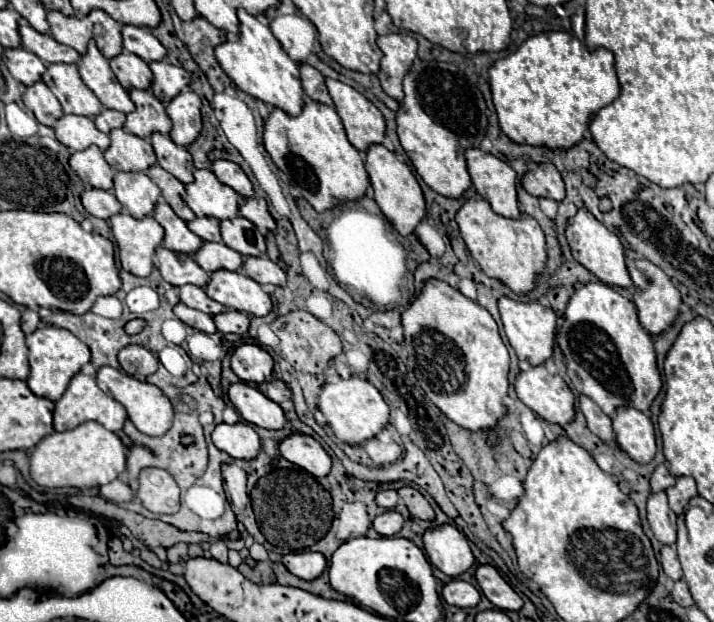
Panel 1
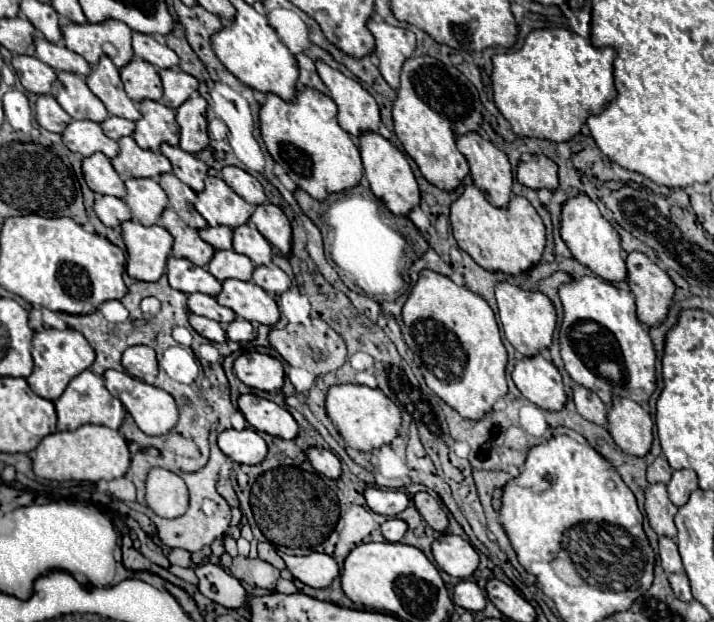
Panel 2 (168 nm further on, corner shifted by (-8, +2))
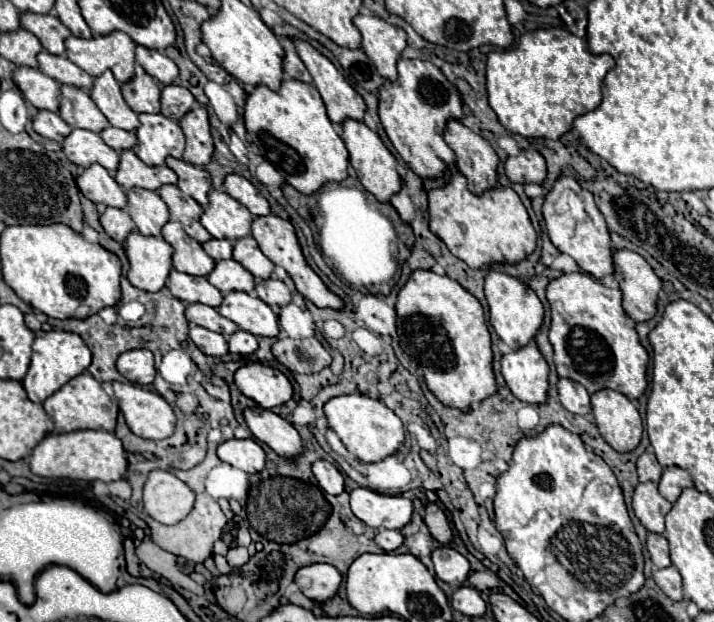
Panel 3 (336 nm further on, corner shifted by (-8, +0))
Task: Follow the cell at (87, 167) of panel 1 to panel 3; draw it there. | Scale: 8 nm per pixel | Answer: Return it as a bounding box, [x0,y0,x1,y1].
[77,164,127,208]

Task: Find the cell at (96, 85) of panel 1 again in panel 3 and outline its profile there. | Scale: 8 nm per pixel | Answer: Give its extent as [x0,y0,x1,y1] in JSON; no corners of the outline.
[89,70,139,132]

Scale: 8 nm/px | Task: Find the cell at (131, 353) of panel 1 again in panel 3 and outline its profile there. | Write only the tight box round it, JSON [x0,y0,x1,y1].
[117,350,155,386]

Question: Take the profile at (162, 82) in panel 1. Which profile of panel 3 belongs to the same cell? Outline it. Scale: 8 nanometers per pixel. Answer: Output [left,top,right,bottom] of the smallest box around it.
[161,84,195,120]

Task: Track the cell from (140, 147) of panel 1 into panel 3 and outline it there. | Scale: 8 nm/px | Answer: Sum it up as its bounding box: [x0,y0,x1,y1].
[115,150,177,190]

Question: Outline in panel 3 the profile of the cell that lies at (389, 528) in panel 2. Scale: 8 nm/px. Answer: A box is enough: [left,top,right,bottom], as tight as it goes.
[375,530,403,552]

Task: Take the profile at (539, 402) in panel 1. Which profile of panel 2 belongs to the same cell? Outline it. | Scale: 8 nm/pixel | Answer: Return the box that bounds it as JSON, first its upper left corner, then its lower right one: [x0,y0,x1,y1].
[513,354,567,412]

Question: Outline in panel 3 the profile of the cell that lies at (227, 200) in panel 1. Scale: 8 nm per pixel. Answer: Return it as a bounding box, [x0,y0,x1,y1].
[201,192,253,242]

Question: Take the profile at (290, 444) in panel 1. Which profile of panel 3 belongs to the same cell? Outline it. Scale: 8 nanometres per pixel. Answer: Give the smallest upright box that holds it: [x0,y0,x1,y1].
[313,460,343,496]

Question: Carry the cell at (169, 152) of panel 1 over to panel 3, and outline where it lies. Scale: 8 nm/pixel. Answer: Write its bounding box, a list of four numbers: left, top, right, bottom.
[167,158,211,208]

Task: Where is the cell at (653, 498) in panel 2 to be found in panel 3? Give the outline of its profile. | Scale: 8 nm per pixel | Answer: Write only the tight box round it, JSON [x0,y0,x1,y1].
[631,482,672,532]

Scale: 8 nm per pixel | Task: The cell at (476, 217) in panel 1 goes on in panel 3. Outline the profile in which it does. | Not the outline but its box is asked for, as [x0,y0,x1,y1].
[427,174,537,268]

